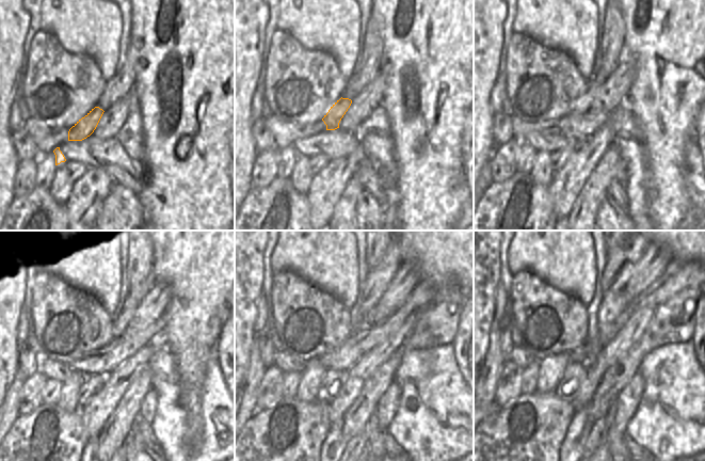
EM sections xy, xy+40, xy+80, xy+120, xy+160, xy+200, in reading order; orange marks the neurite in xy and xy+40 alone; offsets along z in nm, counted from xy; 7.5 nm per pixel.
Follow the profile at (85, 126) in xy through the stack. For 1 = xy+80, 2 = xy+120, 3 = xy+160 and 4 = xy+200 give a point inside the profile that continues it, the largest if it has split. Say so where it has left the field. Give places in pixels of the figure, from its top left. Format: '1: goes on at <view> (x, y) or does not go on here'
1: goes on at xy+80 (582, 104)
2: goes on at xy+120 (135, 293)
3: goes on at xy+160 (377, 279)
4: goes on at xy+200 (621, 259)

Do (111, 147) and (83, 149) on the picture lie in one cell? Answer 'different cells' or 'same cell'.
same cell

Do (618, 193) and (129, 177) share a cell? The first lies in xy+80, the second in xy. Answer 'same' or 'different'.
same

